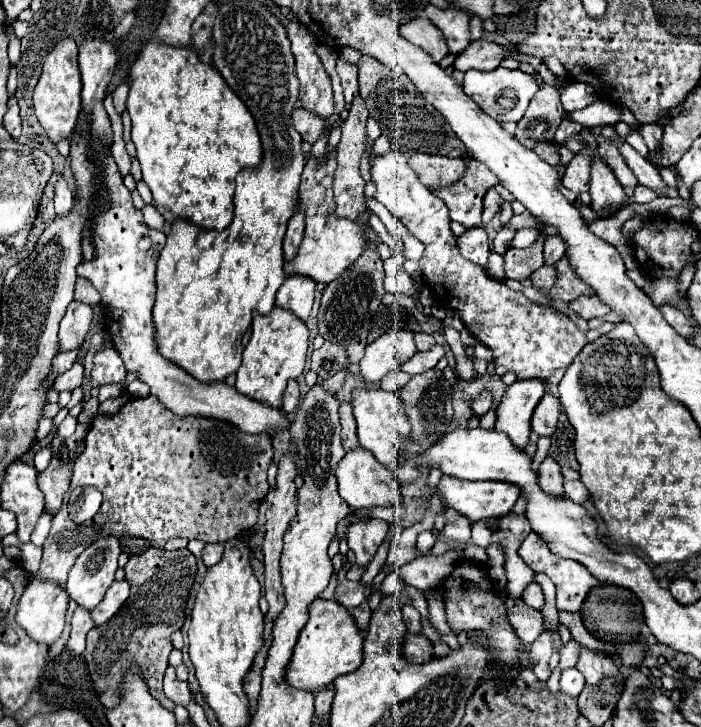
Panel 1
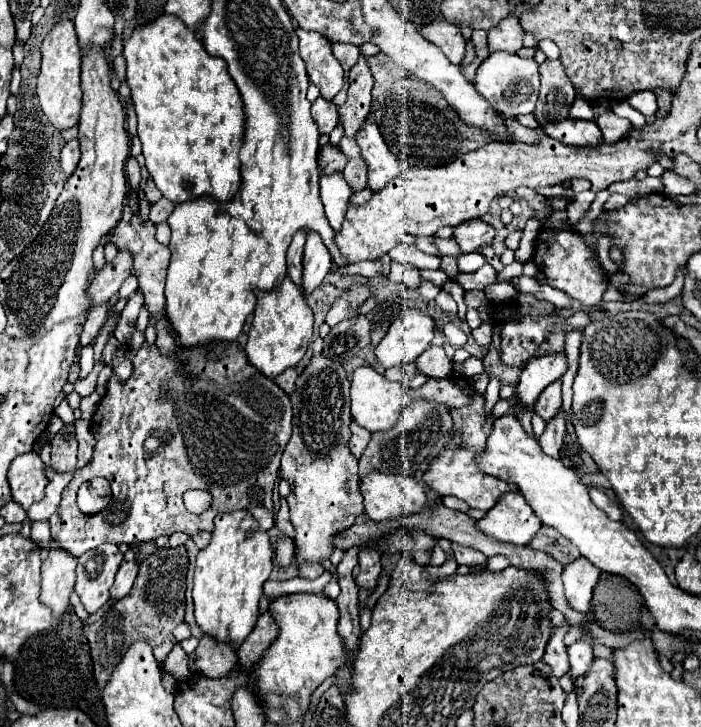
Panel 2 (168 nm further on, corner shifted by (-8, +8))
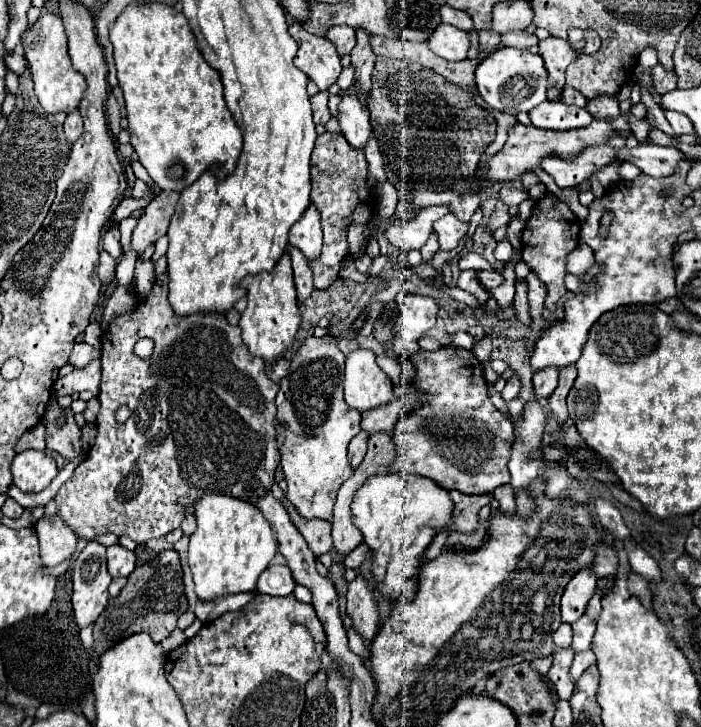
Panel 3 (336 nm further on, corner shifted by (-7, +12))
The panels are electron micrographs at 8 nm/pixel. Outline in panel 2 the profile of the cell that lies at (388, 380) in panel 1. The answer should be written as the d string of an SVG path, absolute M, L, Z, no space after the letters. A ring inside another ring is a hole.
M401 364L401 366L393 366L389 370L385 370L385 378L387 380L395 380L401 382L405 388L419 388L421 384L425 384L427 376L423 376L415 364Z

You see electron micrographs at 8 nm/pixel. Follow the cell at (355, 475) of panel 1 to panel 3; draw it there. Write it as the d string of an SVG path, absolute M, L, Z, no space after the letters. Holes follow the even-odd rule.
M390 472L384 476L370 476L356 492L352 514L354 524L364 534L364 542L374 552L372 572L380 582L382 594L394 600L412 600L416 592L416 574L422 554L436 536L436 532L452 524L452 498L448 490L424 476Z

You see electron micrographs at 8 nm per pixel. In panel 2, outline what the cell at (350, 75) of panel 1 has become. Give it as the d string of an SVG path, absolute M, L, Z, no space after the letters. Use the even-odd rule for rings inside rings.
M333 44L333 54L341 62L343 70L349 72L359 58L359 48L355 44Z

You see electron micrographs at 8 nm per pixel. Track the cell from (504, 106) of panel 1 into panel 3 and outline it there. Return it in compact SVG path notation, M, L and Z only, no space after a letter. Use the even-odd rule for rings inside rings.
M500 48L478 64L476 84L480 88L480 96L488 106L516 116L518 112L530 112L546 100L548 76L540 54L530 54L528 50L518 48Z

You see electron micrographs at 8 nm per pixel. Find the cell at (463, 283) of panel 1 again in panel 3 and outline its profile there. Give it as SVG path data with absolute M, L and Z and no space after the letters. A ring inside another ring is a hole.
M348 94L342 98L340 106L340 116L338 122L342 126L344 138L348 140L348 144L356 150L364 150L366 142L372 138L372 124L370 124L370 112L366 106L362 106L362 102L354 96Z

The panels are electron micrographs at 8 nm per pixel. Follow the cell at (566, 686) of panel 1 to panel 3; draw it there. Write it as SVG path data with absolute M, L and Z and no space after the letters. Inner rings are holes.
M582 616L578 622L572 624L572 630L574 630L572 650L574 650L574 652L584 652L584 650L588 650L590 644L592 644L592 636L594 636L596 624L594 624L588 616Z

